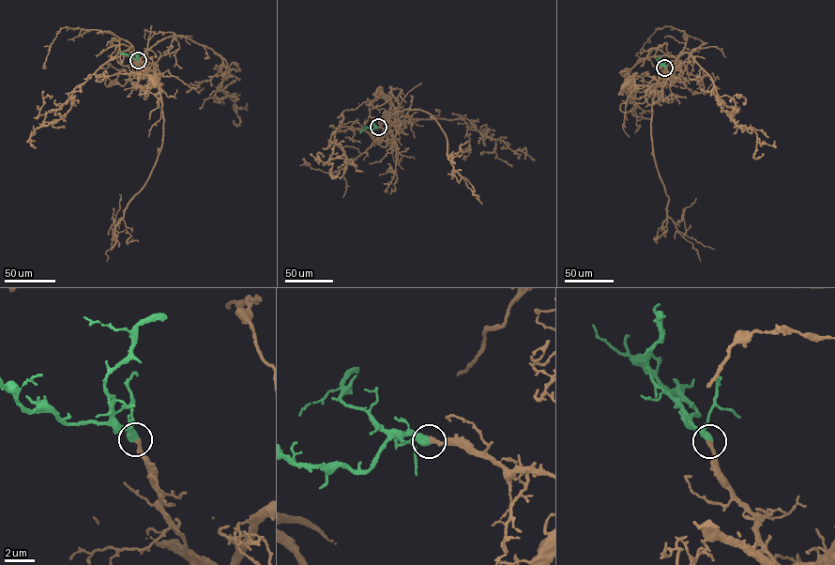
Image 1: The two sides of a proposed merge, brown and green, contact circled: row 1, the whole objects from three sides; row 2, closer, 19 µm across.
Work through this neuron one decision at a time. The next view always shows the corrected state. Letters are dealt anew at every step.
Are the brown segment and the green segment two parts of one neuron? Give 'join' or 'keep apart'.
join

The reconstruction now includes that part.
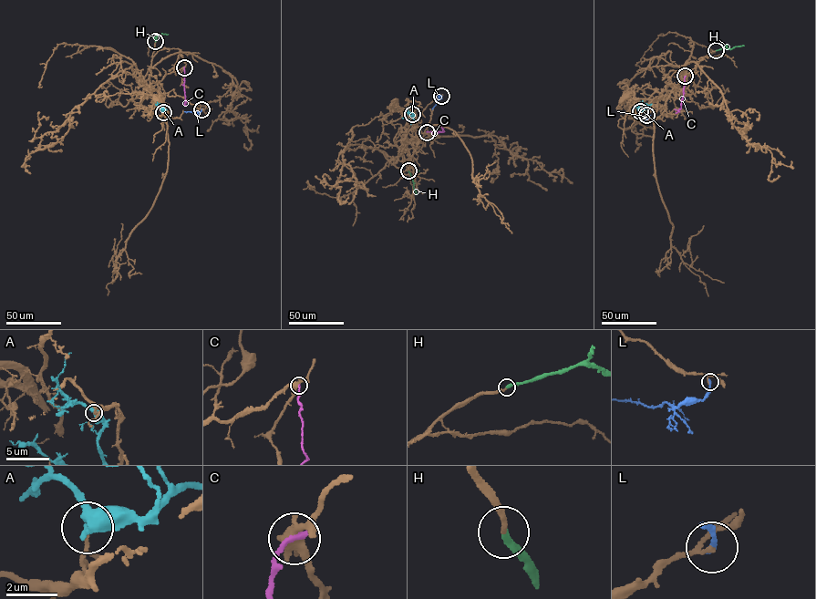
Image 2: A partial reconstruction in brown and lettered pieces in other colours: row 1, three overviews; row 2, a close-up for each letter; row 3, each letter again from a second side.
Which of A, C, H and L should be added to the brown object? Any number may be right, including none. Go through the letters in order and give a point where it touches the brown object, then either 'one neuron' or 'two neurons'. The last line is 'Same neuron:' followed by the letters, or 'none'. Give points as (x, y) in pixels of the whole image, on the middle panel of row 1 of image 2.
A: (412, 114) | two neurons
C: (427, 132) | two neurons
H: (408, 170) | one neuron
L: (441, 96) | two neurons
Same neuron: H

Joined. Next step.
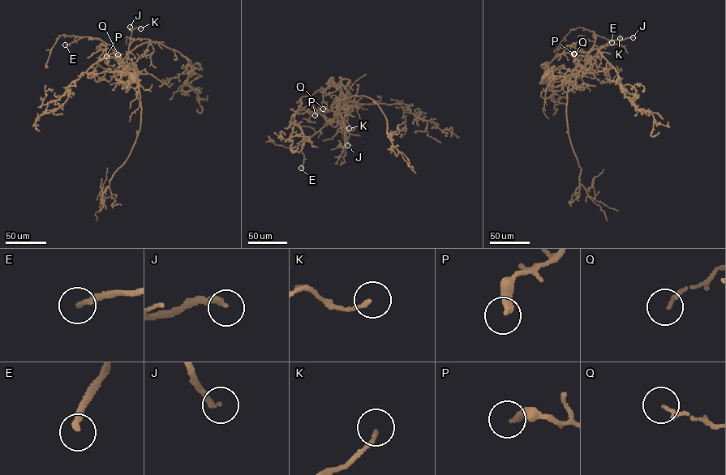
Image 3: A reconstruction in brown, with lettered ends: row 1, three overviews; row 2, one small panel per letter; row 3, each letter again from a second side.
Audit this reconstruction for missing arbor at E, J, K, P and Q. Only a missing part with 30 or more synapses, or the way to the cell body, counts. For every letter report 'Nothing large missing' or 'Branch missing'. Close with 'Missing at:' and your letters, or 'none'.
E: Branch missing
J: Branch missing
K: Nothing large missing
P: Nothing large missing
Q: Nothing large missing
Missing at: E, J

